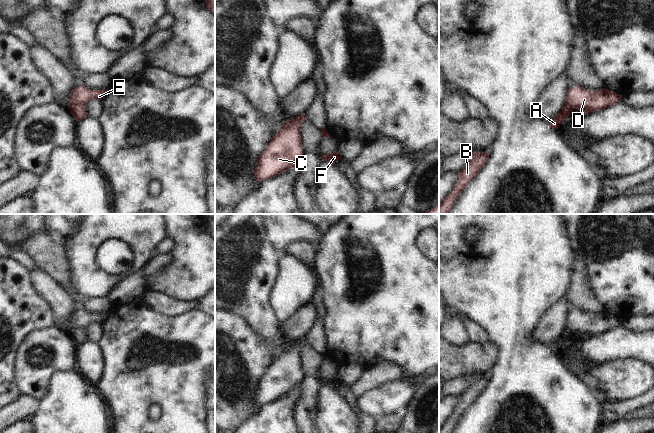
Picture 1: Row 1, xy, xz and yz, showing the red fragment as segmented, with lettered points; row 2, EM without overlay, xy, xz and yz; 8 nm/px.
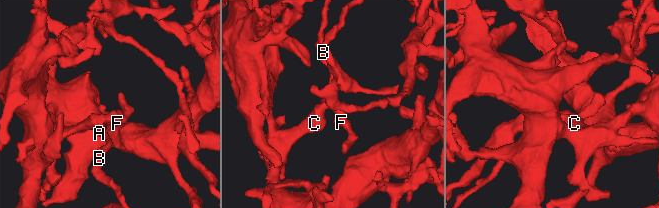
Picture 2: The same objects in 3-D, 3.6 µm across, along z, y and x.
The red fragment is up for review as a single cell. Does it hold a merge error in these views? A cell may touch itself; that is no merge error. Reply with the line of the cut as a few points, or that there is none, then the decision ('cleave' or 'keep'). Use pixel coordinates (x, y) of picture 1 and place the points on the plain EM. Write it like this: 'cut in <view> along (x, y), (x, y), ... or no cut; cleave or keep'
cut in xy along (82, 327), (74, 327), (69, 332); cleave

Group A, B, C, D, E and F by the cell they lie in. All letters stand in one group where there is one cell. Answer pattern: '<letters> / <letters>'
A B / C D E F

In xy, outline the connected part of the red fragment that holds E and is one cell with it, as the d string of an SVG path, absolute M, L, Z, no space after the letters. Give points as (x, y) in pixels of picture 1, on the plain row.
M77 310L75 311L70 319L70 328L67 329L68 332L70 332L74 328L84 328L85 326L91 324L91 323L98 323L102 324L107 317L106 314L92 314L88 313L86 311L82 310Z

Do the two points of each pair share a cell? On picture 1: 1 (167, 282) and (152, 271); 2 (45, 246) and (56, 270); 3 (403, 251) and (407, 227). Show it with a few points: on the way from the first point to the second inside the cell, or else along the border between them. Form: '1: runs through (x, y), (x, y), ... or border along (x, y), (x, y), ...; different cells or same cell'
1: border along (170, 254), (171, 262), (151, 280), (151, 290); different cells
2: runs through (45, 252), (54, 264); same cell
3: runs through (403, 245), (403, 233); same cell

